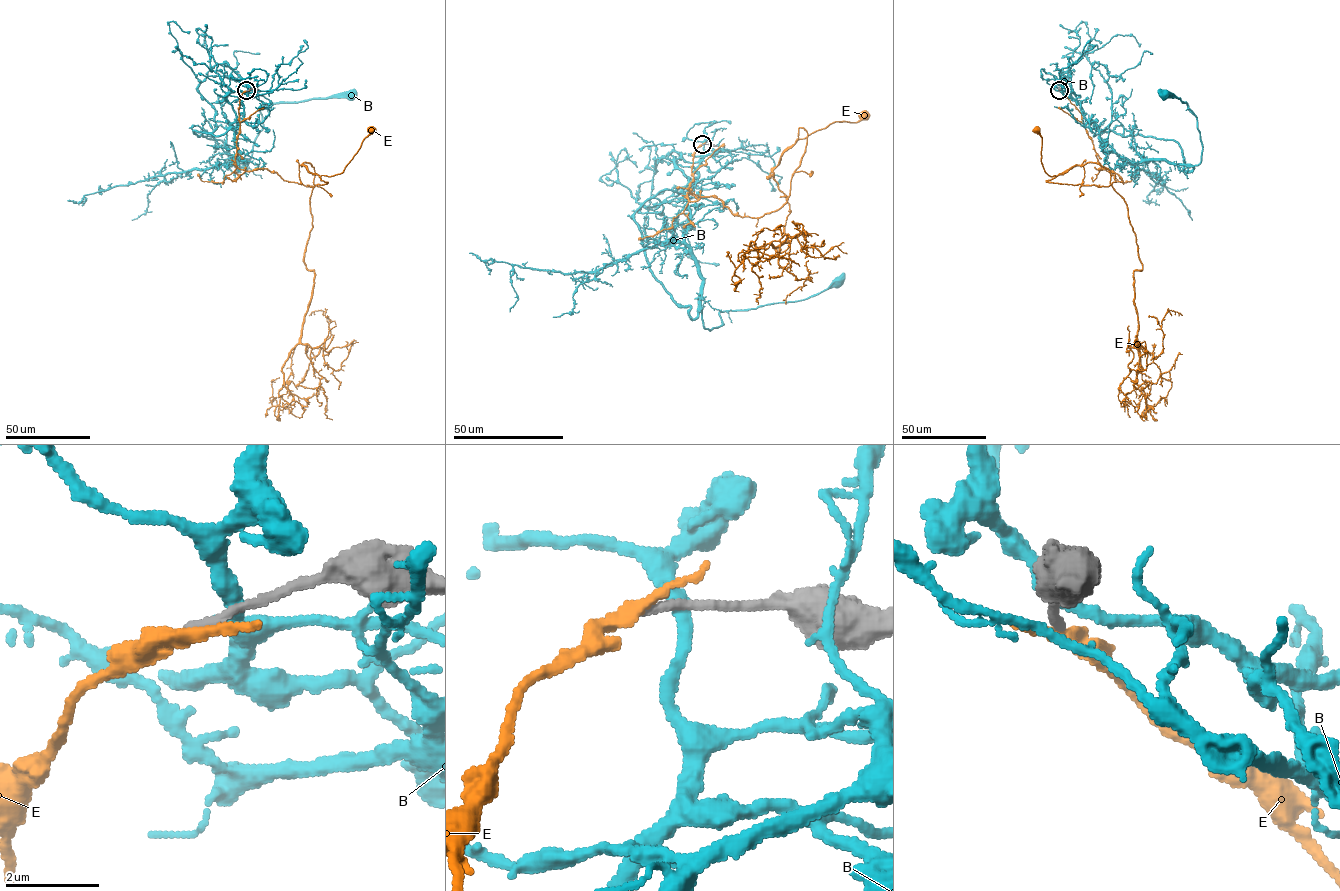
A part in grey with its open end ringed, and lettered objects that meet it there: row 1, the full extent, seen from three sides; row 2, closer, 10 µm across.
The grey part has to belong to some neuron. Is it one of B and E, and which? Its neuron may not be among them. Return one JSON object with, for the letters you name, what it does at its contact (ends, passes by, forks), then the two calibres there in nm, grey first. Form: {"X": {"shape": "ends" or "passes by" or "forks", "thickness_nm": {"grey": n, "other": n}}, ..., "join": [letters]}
{"join": []}

